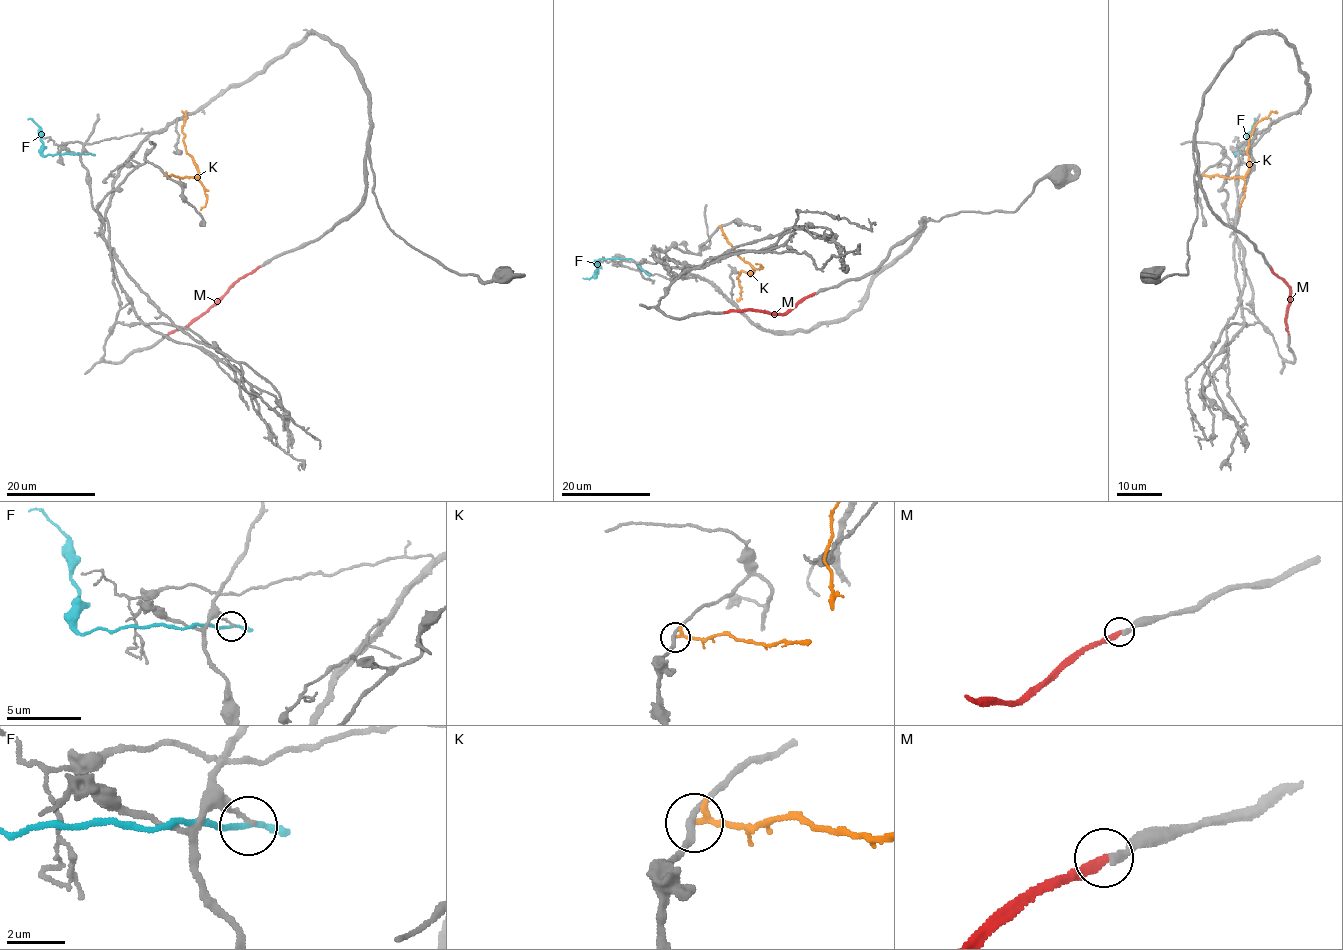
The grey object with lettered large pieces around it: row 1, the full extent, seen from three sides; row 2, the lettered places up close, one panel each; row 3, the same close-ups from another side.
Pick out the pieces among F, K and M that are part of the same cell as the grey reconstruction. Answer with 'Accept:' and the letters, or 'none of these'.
Accept: M

